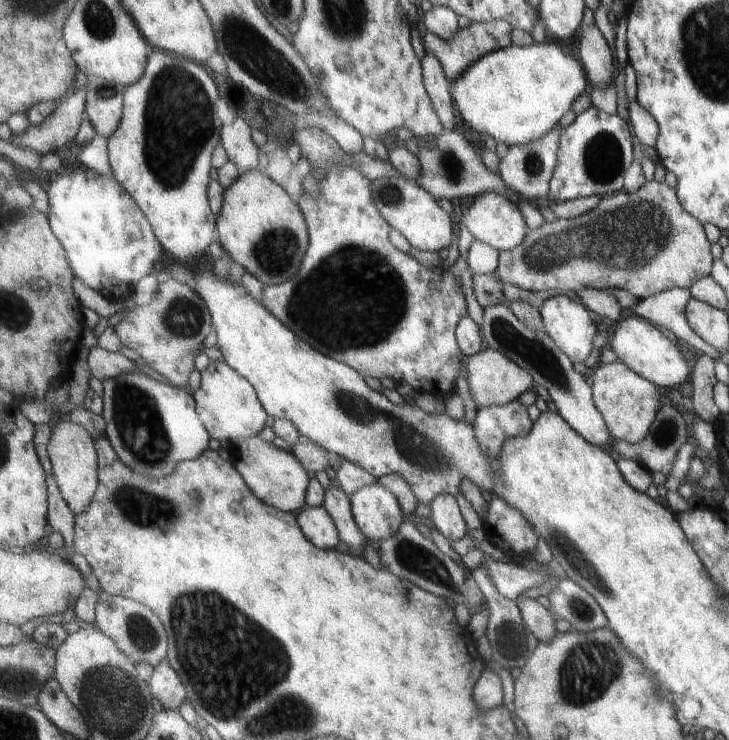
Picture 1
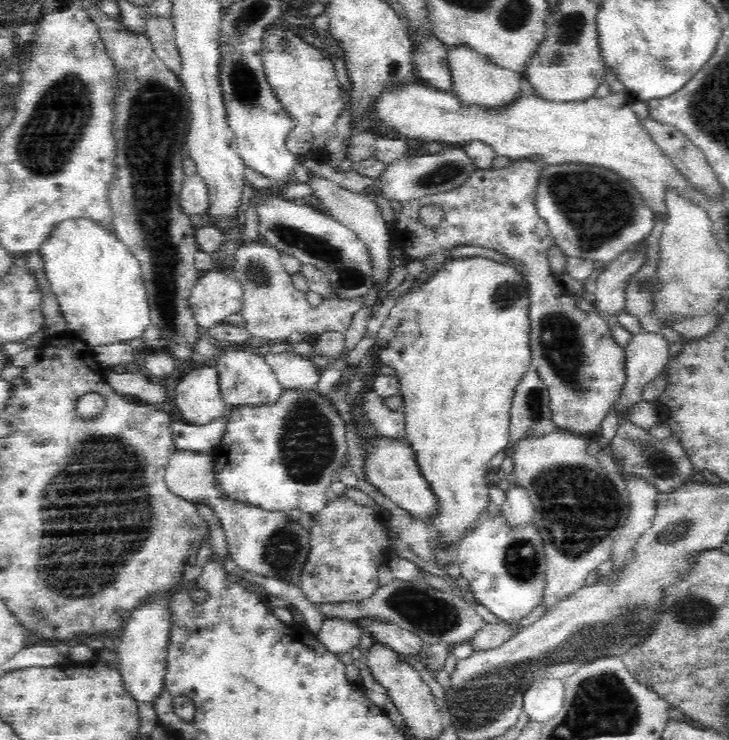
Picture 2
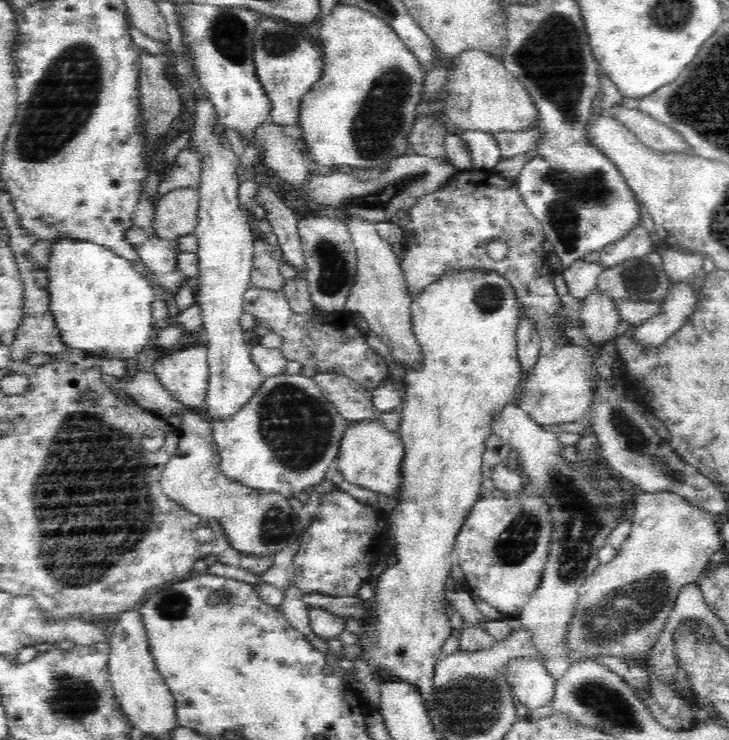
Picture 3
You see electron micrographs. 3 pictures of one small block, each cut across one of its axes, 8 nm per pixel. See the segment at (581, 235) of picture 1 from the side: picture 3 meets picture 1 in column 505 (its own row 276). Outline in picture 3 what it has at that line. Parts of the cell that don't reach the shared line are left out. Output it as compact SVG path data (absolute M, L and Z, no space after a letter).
M256 237L253 246L253 270L249 288L283 291L286 280L280 273L281 260L274 257L272 245Z

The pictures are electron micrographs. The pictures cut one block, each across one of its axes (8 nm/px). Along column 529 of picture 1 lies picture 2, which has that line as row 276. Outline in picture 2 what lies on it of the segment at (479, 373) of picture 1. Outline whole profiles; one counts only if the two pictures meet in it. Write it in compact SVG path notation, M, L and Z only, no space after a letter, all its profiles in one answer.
M314 177L309 182L314 189L314 196L317 196L327 206L326 214L336 219L340 224L352 229L358 238L366 244L366 248L370 250L370 258L374 261L374 278L378 276L380 282L388 280L388 274L391 271L390 251L388 244L393 244L391 238L388 238L388 225L382 216L382 210L376 201L378 192L374 187L363 189L360 192L352 192L344 189L332 180L326 178Z

